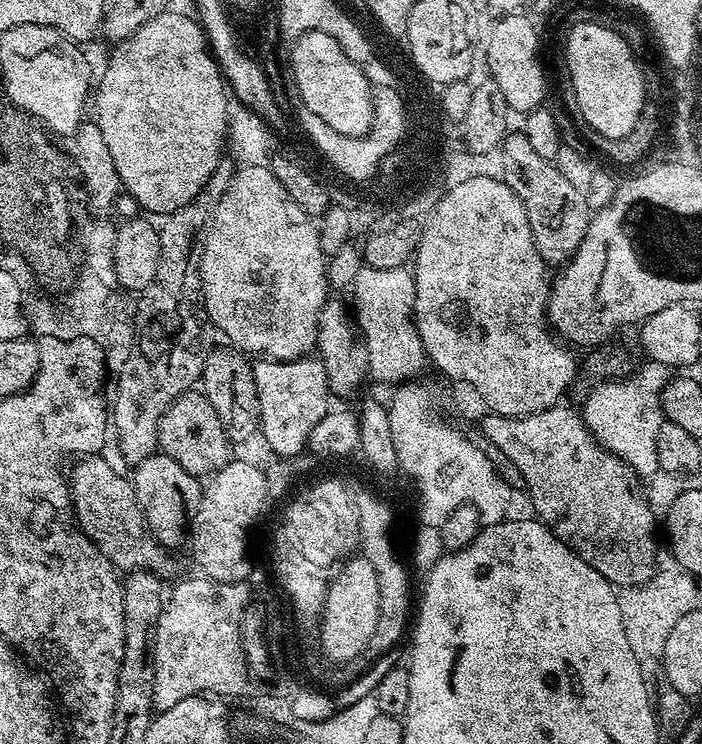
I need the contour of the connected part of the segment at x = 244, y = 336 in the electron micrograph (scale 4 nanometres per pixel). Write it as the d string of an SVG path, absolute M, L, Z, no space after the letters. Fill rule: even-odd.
M263 163L254 164L248 171L237 167L236 172L232 175L230 186L226 186L226 194L222 194L222 202L218 202L218 206L212 215L212 222L208 226L208 236L204 239L204 249L202 250L202 262L200 263L200 285L204 291L204 309L208 311L208 319L212 321L213 327L220 331L229 339L227 340L233 347L239 348L240 351L252 356L265 356L267 359L276 361L292 361L307 357L314 349L317 338L317 322L320 321L320 311L324 309L325 304L330 300L330 289L328 287L328 266L322 246L320 245L320 230L314 223L313 217L306 214L306 210L302 210L302 206L298 206L298 202L294 202L294 198L290 198L290 194L286 194L286 186L282 186L282 182L278 182L278 178L274 178L271 167L265 166Z

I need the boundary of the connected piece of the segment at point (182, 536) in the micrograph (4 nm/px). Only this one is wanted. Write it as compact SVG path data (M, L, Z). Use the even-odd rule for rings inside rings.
M157 454L146 458L141 464L135 465L130 479L136 491L138 506L144 515L144 521L152 532L152 537L169 550L175 550L180 543L185 543L190 532L192 515L198 510L198 502L202 484L195 476L191 476L174 458Z

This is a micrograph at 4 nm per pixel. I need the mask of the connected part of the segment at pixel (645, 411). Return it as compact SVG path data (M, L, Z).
M649 363L648 368L640 372L637 380L629 378L617 378L608 380L604 384L598 385L588 393L583 401L582 415L584 425L592 431L592 436L608 452L612 452L618 458L622 458L628 465L636 471L636 475L641 478L651 478L659 469L658 462L658 430L664 425L664 411L660 405L660 392L670 379L670 372L663 364Z

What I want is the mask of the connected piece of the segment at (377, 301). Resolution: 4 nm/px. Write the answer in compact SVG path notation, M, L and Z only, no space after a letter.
M365 266L360 268L358 277L355 278L352 294L354 294L354 302L352 301L354 315L364 336L369 355L367 364L371 379L401 384L419 377L416 375L423 370L424 366L427 367L428 359L415 324L416 281L413 273L405 267L370 268Z

